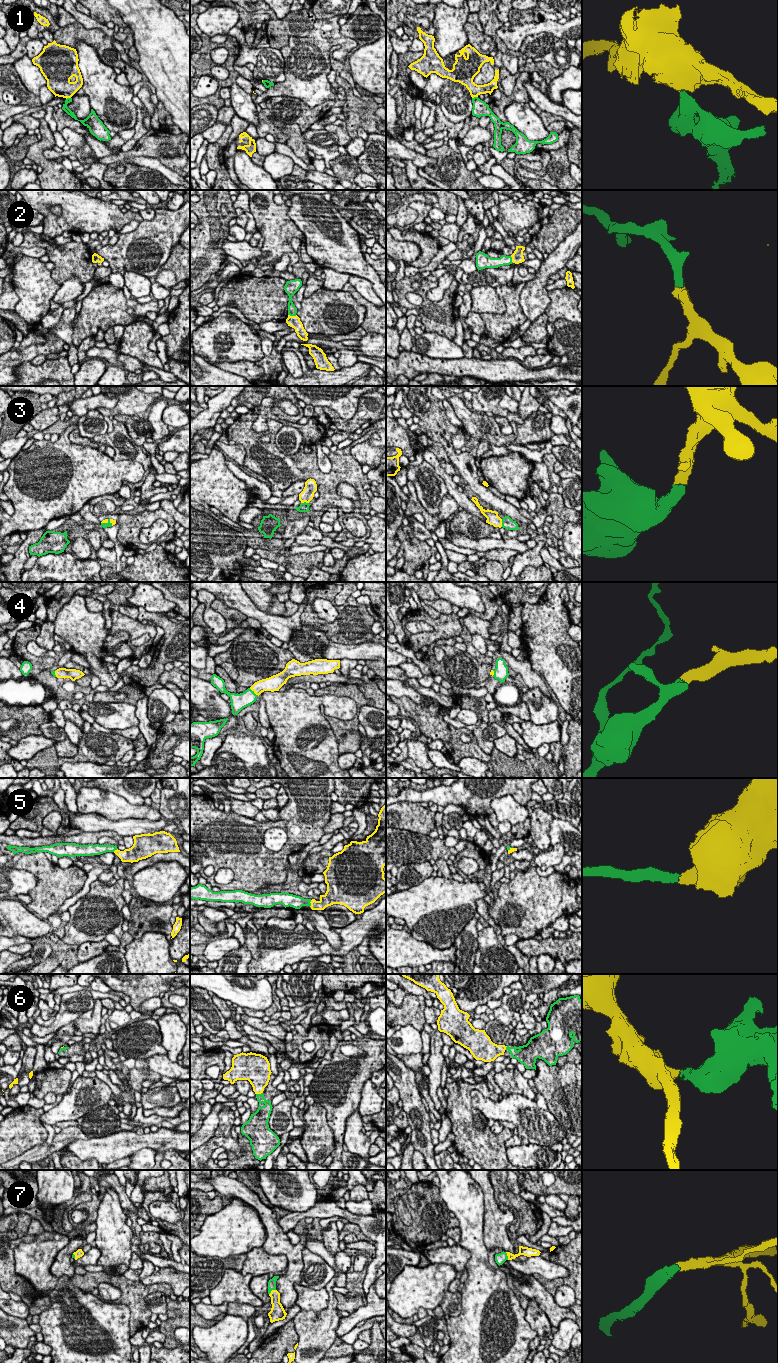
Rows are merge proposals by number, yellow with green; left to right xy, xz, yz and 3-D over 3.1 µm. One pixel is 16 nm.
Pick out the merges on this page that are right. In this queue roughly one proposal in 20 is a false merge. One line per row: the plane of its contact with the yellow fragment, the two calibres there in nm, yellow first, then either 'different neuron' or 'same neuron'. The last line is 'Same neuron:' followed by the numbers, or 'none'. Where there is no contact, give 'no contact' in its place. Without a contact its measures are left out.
1: yz | 190/240 nm | different neuron
2: xz | 190/160 nm | same neuron
3: xz | 200/160 nm | same neuron
4: xz | 200/240 nm | same neuron
5: xz | 190/200 nm | same neuron
6: xz | 320/130 nm | different neuron
7: xz | 160/130 nm | same neuron
Same neuron: 2, 3, 4, 5, 7

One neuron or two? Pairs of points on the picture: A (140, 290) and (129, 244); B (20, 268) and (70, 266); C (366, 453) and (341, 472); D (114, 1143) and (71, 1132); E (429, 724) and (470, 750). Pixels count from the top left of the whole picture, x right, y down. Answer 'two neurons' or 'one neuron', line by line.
A: two neurons
B: two neurons
C: two neurons
D: two neurons
E: one neuron

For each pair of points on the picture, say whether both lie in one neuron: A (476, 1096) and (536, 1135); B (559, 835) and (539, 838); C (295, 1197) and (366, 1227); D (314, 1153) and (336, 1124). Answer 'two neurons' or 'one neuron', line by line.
A: one neuron
B: two neurons
C: two neurons
D: two neurons

